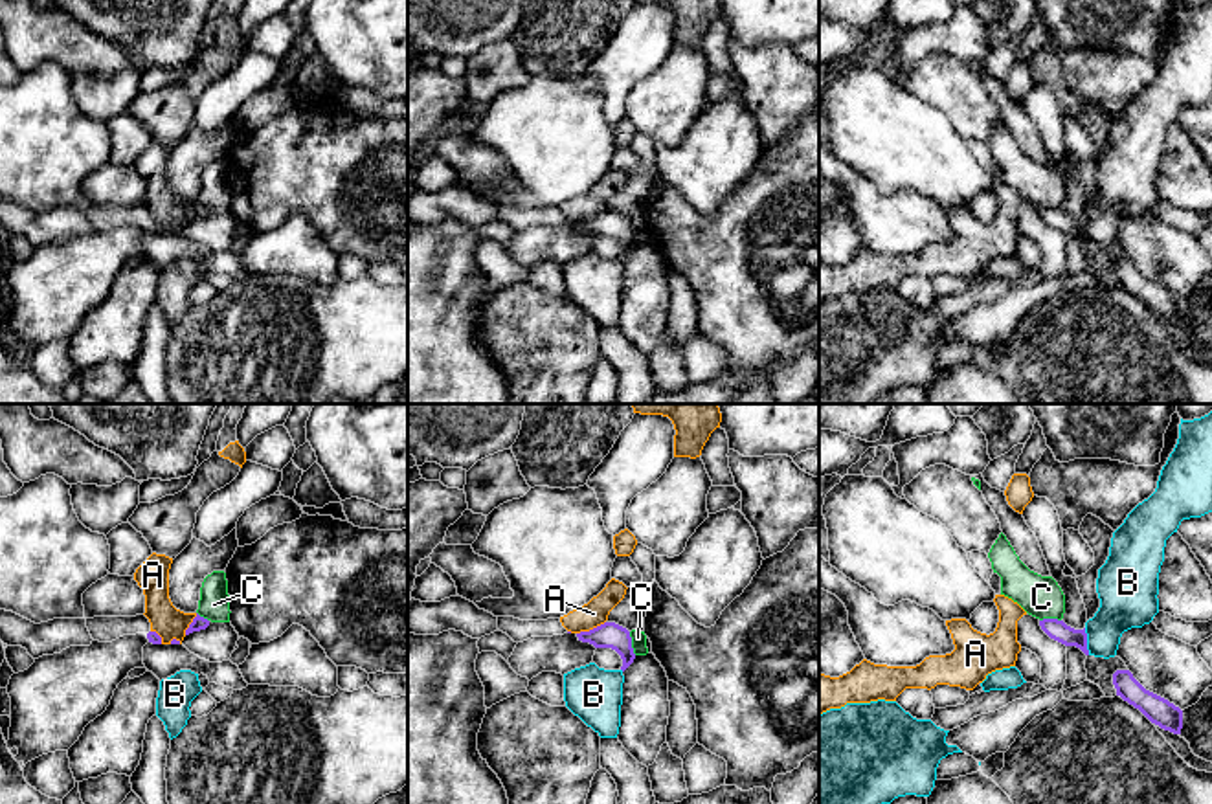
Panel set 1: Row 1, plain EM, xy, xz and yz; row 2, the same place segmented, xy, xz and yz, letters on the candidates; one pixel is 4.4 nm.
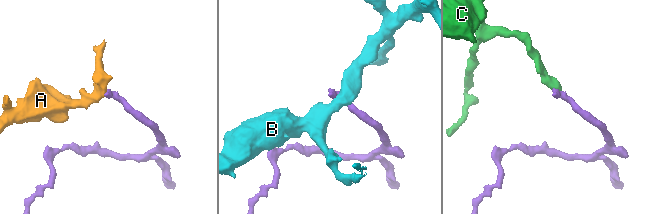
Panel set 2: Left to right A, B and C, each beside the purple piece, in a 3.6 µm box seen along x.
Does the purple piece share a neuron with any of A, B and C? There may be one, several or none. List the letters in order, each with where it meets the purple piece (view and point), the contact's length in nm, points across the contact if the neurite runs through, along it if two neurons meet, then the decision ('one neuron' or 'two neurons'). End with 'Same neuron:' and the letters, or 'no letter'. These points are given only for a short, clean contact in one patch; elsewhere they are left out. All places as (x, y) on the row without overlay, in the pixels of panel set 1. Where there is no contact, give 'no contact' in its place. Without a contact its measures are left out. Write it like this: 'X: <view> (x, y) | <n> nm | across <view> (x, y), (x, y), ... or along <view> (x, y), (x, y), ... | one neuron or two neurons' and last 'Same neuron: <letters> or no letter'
A: xz (590, 219) | 140 nm | along xz (605, 210), (577, 223) | two neurons
B: yz (1086, 230) | 120 nm | along yz (1084, 217), (1089, 243) | two neurons
C: xz (630, 232) | 110 nm | along xz (628, 221), (636, 243) | two neurons
Same neuron: no letter

